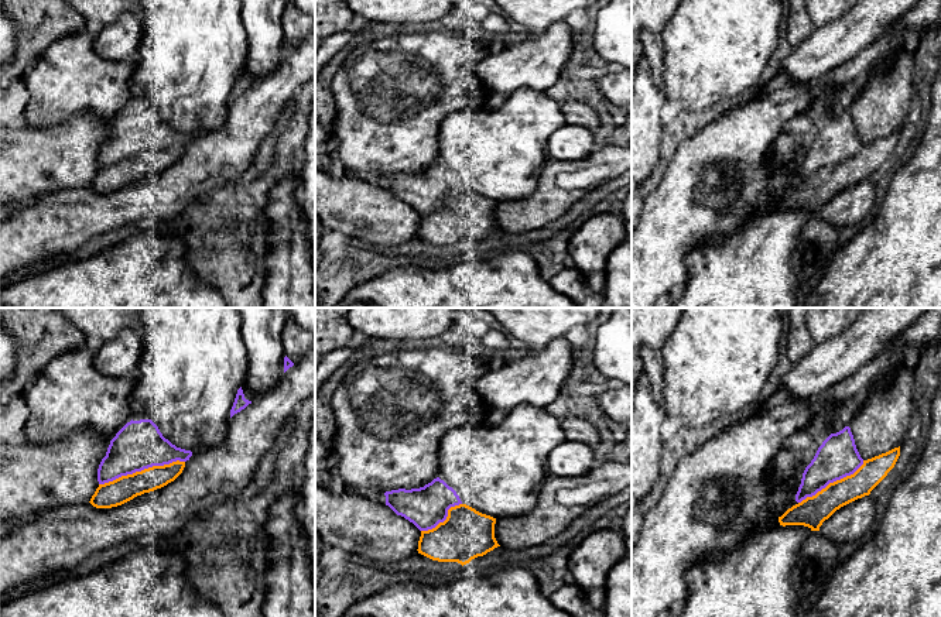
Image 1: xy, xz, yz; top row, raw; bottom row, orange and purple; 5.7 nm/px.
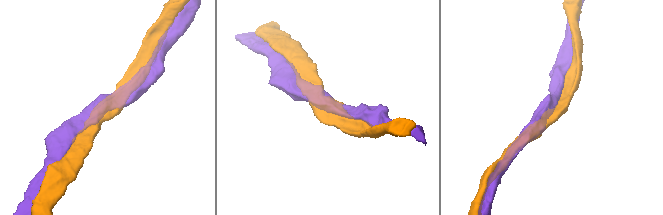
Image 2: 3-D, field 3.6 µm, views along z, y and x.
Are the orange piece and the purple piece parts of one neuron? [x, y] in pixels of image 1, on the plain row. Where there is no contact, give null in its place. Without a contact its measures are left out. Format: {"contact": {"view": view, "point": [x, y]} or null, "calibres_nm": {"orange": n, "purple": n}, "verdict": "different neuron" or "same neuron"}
{"contact": {"view": "xy", "point": [141, 154]}, "calibres_nm": {"orange": 150, "purple": 280}, "verdict": "same neuron"}

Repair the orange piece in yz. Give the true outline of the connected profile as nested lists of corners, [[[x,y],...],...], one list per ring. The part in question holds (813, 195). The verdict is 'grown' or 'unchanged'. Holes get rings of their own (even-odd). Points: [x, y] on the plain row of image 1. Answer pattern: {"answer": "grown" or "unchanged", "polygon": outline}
{"answer": "grown", "polygon": [[[849,110],[831,117],[805,151],[797,188],[779,200],[780,209],[819,210],[841,191],[869,179],[900,140],[900,130],[863,144]]]}

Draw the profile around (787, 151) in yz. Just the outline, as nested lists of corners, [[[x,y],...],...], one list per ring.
[[[831,95],[817,97],[805,113],[786,123],[777,140],[769,148],[767,158],[788,174],[790,186],[787,193],[798,188],[795,178],[801,168],[803,157],[814,143],[818,131],[831,119],[831,102]]]

